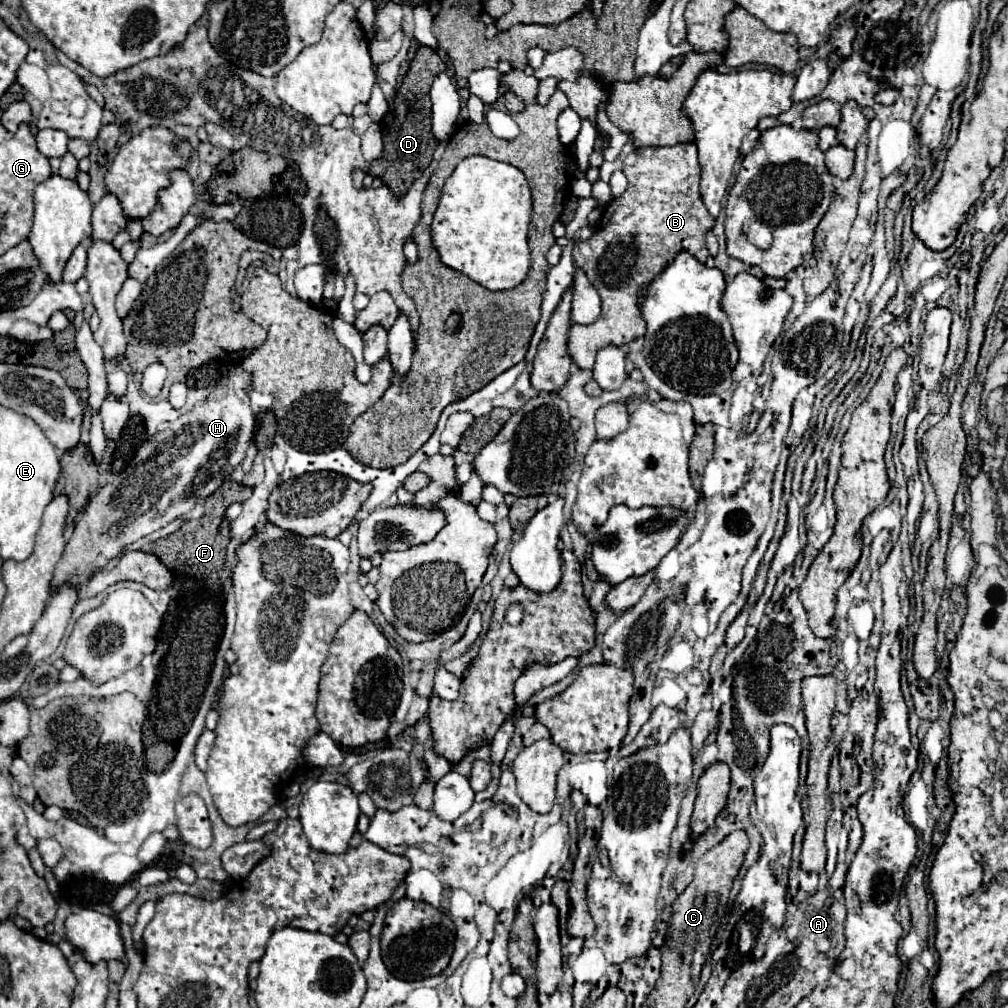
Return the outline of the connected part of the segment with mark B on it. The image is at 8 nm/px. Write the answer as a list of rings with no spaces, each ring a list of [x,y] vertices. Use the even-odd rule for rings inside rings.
[[[695,144],[633,150],[623,160],[623,172],[629,180],[627,190],[603,208],[603,218],[593,236],[575,242],[573,248],[575,264],[597,288],[603,304],[601,316],[593,324],[572,324],[569,330],[569,354],[579,368],[589,370],[599,348],[607,344],[621,346],[645,334],[647,322],[639,302],[641,288],[651,284],[683,250],[705,262],[709,256],[705,234],[715,224],[699,192],[701,168]]]

